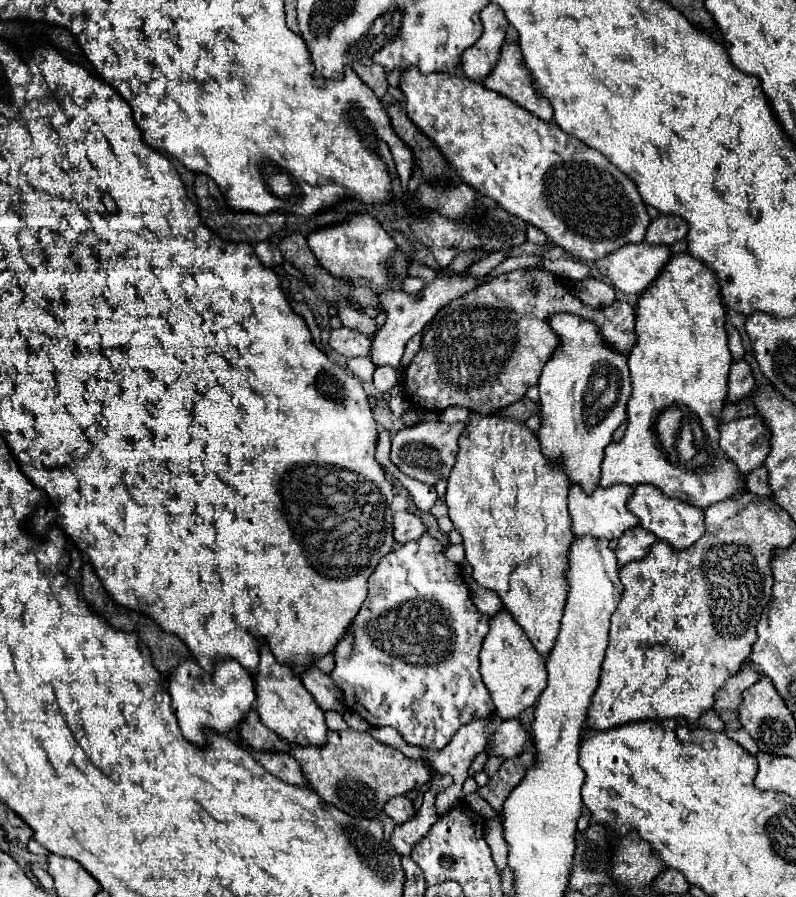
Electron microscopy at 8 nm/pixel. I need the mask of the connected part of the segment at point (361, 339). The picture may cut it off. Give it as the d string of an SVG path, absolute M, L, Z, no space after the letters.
M334 329L328 343L340 355L368 355L372 349L372 335L364 335L354 329Z

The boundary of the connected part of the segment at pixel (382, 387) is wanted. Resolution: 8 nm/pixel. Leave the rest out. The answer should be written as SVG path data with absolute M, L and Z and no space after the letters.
M382 365L382 367L376 367L376 373L374 373L374 387L384 393L388 389L392 389L396 385L396 369L394 367L388 367L388 365Z

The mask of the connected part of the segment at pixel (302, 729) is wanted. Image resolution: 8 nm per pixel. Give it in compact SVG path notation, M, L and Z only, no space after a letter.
M262 645L260 649L260 667L254 679L256 679L256 711L268 729L272 729L278 737L292 745L324 747L328 733L324 711L320 711L318 703L306 691L302 681L296 675L292 675L292 671L288 671L286 665L280 665L266 645Z

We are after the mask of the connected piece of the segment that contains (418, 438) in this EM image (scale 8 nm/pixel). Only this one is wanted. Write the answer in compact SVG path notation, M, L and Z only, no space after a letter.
M416 423L412 427L404 427L392 439L392 461L394 465L408 475L410 479L434 485L440 479L448 479L450 471L456 463L458 455L458 437L466 429L466 423Z

